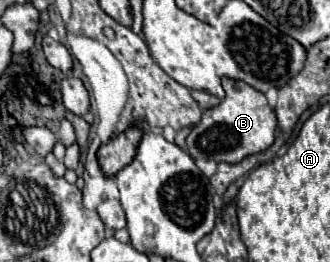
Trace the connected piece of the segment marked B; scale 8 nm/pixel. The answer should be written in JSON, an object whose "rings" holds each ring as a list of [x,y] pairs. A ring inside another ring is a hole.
{"rings":[[[222,78],[222,88],[226,90],[226,98],[218,106],[204,110],[200,124],[196,124],[186,138],[186,150],[194,160],[208,158],[234,164],[250,154],[266,150],[274,142],[276,114],[268,108],[266,96],[242,80]]]}

